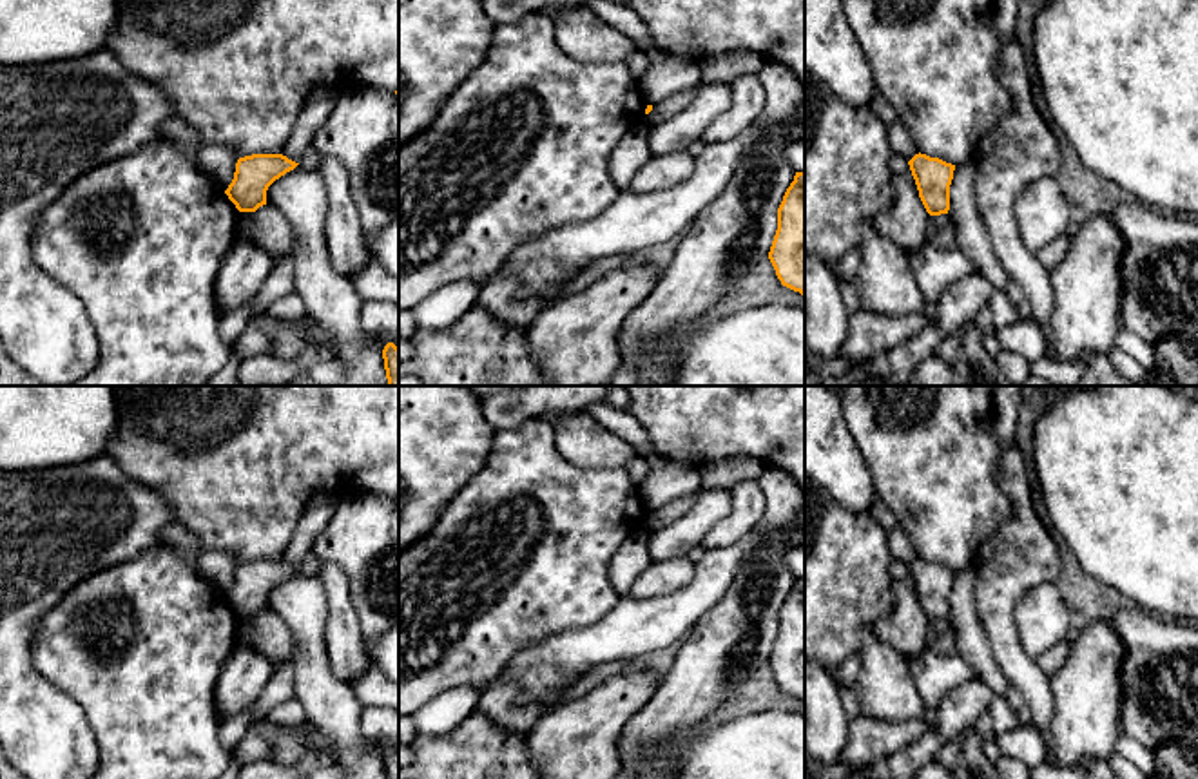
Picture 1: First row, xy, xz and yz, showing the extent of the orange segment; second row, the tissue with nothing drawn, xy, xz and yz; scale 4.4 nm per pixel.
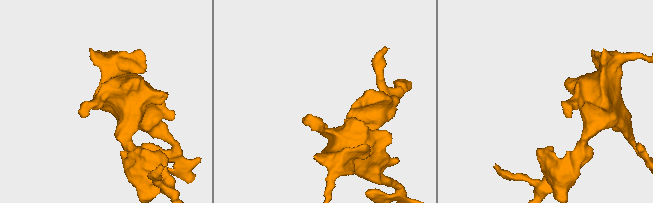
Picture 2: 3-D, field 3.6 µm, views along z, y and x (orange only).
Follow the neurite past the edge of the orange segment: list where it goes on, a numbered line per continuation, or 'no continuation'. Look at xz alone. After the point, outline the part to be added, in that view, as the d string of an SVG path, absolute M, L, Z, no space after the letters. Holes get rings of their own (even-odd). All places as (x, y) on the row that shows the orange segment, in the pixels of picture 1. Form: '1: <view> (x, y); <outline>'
no continuation

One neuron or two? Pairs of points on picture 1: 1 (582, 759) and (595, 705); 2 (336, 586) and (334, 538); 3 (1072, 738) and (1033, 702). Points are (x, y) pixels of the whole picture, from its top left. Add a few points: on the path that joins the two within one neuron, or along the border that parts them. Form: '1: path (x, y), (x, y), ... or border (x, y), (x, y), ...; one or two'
1: path (582, 747), (582, 734), (595, 718); one
2: border (323, 560), (334, 562), (347, 577), (350, 602); two
3: border (1052, 678), (1053, 718), (1046, 743); two

